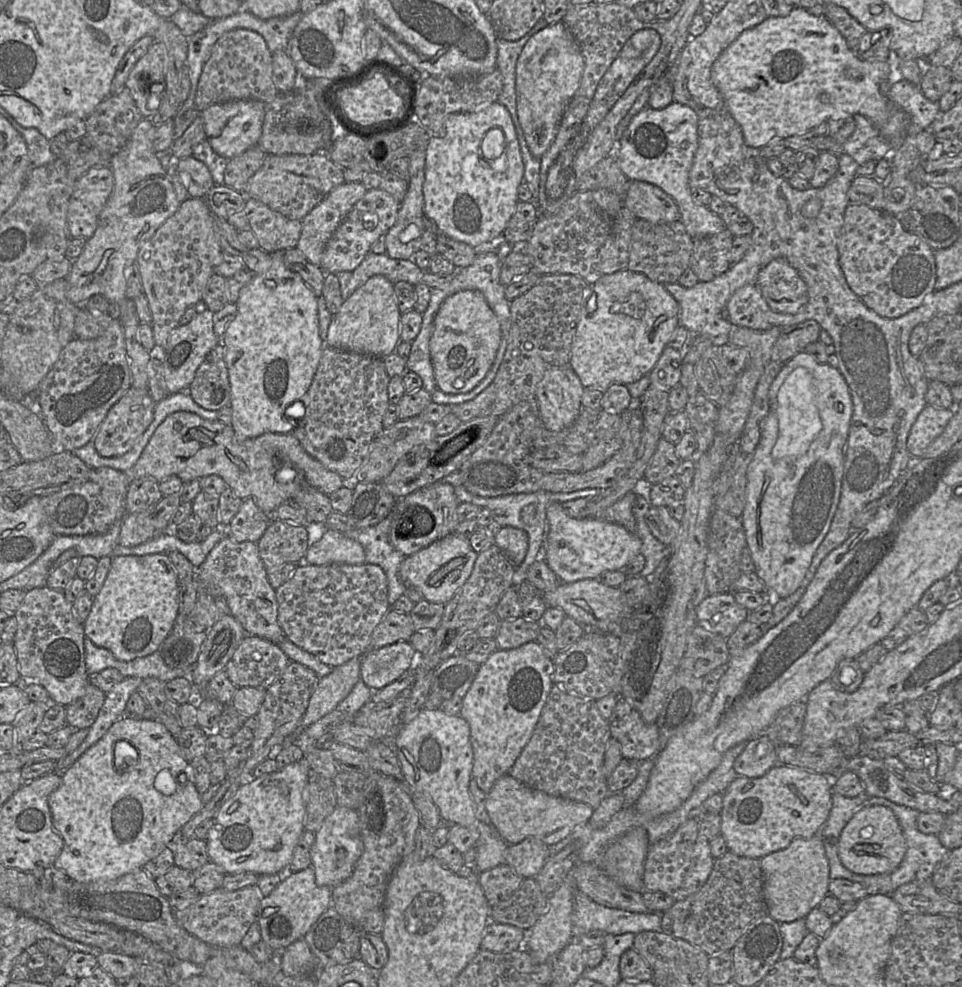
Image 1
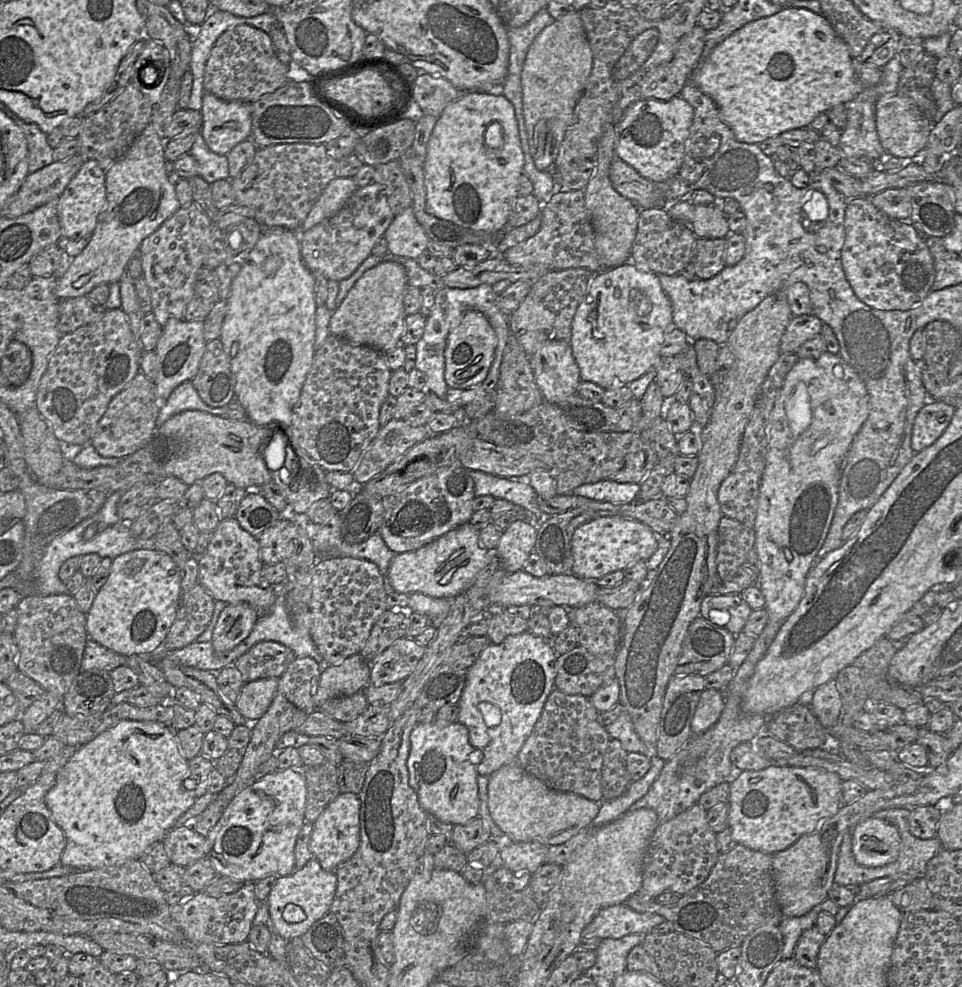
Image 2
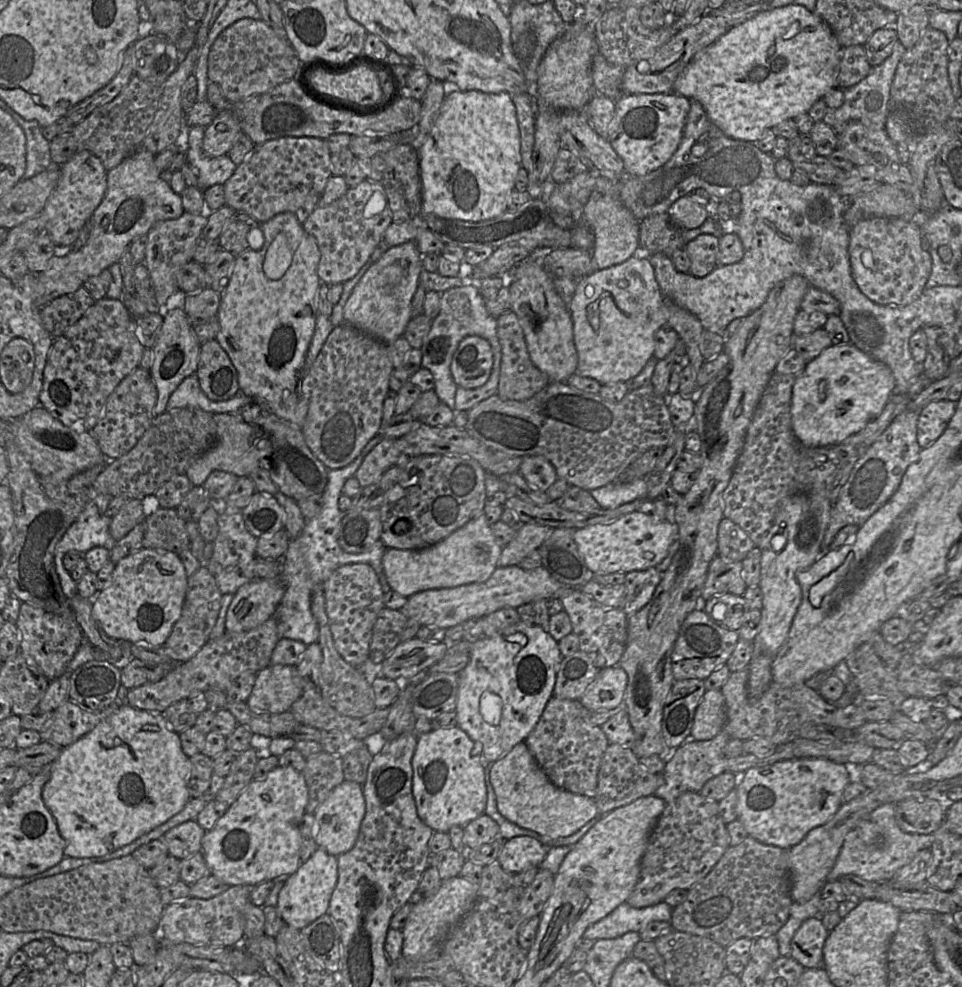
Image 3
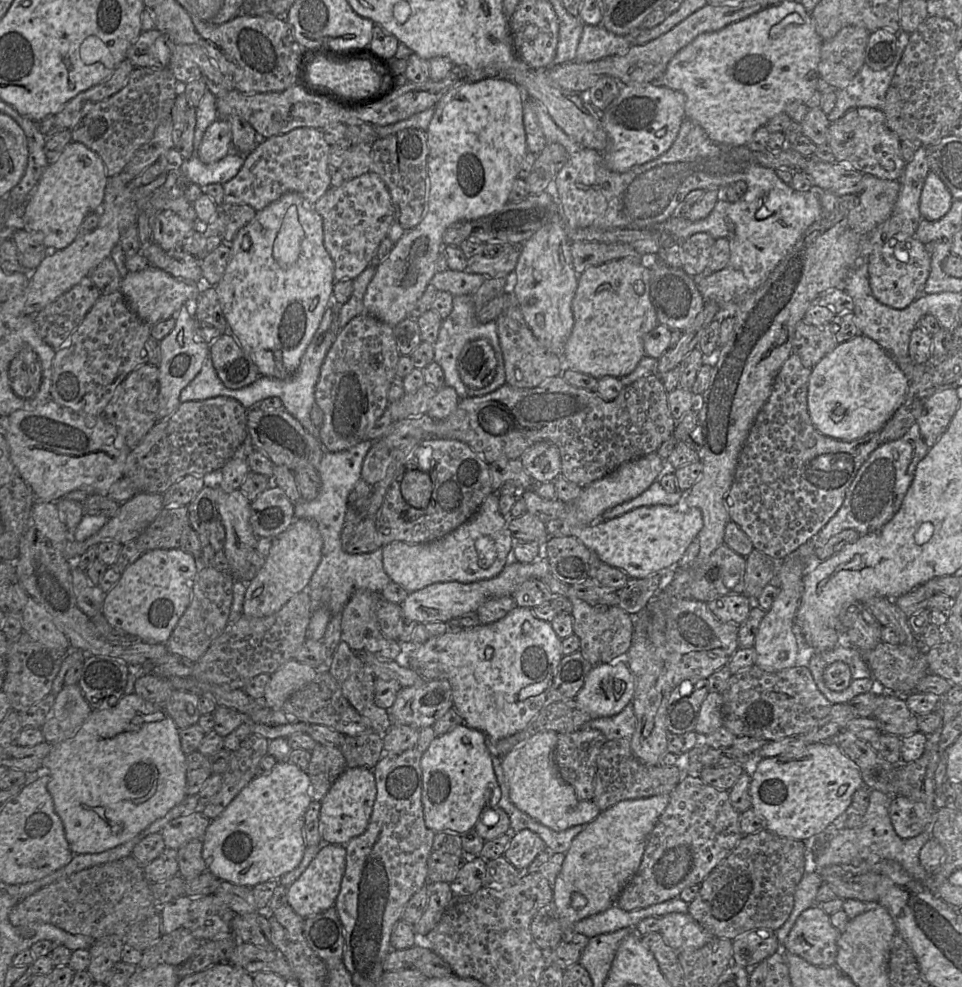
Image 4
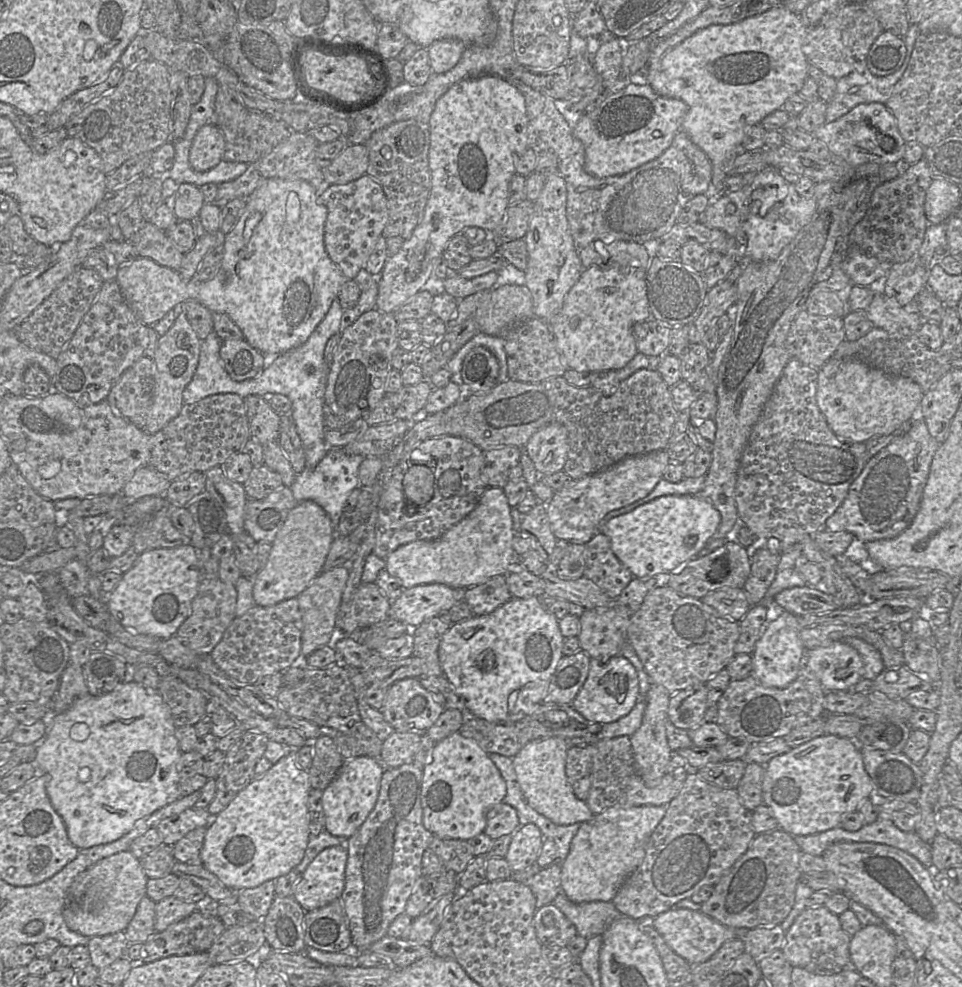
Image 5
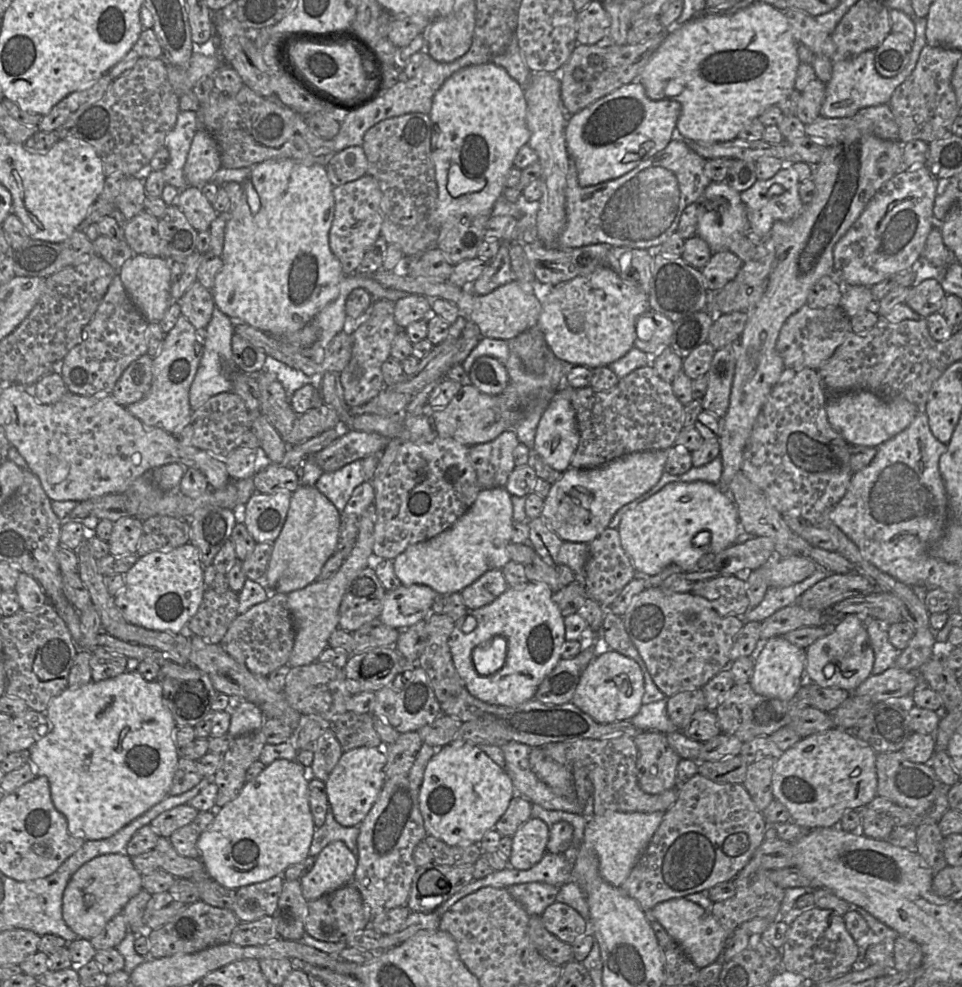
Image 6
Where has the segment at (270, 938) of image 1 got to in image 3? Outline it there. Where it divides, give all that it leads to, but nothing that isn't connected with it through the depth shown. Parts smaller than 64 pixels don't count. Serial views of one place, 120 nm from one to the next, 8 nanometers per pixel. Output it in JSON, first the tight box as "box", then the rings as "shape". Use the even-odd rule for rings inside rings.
{"box":[277,847,338,930],"shape":[[[319,847],[300,864],[296,872],[289,875],[279,892],[277,909],[284,922],[298,930],[328,913],[332,893],[338,880],[338,857]]]}

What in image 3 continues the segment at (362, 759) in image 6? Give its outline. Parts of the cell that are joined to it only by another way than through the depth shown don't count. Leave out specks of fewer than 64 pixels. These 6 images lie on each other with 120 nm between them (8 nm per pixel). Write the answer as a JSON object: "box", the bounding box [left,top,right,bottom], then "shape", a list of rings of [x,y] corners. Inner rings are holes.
{"box":[314,780,366,856],"shape":[[[344,780],[337,785],[314,812],[315,841],[329,854],[339,856],[351,850],[356,844],[360,827],[366,813],[363,785]]]}

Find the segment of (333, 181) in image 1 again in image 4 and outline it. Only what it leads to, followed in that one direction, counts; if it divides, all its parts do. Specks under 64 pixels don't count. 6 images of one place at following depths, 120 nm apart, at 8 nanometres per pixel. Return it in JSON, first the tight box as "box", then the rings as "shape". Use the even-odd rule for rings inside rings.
{"box":[222,127,330,212],"shape":[[[307,127],[261,141],[246,155],[237,175],[223,184],[222,205],[246,204],[257,212],[283,194],[296,192],[313,206],[330,187],[329,149],[321,130]]]}

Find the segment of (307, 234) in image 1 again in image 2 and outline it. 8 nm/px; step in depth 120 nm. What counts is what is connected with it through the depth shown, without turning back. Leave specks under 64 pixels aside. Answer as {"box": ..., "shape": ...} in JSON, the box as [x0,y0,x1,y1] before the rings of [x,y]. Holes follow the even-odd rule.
{"box":[299,177,357,231],"shape":[[[336,177],[331,180],[312,206],[299,231],[306,231],[335,215],[357,188],[353,178]]]}

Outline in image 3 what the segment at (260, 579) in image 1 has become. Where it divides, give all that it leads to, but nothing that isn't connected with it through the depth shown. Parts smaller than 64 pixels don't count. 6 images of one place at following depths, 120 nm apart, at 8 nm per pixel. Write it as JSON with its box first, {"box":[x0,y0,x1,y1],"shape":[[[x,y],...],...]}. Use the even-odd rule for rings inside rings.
{"box":[206,504,257,595],"shape":[[[223,504],[217,505],[219,507],[217,518],[218,532],[213,541],[212,557],[206,564],[206,567],[214,576],[222,595],[234,595],[242,585],[254,579],[252,563],[256,557],[257,538],[246,528],[241,513],[242,509],[223,507]]]}

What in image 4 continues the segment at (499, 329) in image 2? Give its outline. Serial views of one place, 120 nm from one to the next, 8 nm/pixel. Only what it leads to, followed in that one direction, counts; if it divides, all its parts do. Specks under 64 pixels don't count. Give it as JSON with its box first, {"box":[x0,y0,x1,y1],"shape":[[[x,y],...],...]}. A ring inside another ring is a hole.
{"box":[433,295,506,399],"shape":[[[460,295],[453,297],[452,311],[449,316],[441,322],[438,338],[433,344],[433,351],[433,362],[437,363],[443,370],[445,386],[454,388],[459,399],[463,399],[465,397],[481,397],[506,384],[504,359],[499,343],[496,323],[495,321],[491,321],[485,324],[480,324],[477,321],[476,308],[474,306],[472,295]],[[478,339],[486,340],[493,348],[497,360],[496,375],[493,381],[486,387],[481,389],[468,389],[460,379],[457,370],[457,360],[464,345],[469,341]]]}

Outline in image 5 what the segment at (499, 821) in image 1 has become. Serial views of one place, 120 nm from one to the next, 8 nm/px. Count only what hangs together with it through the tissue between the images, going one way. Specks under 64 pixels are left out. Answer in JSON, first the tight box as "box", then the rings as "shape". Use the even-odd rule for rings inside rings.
{"box":[512,737,594,825],"shape":[[[562,737],[535,739],[528,742],[512,758],[518,783],[528,804],[558,825],[582,823],[594,816],[587,803],[576,797],[567,779],[568,749],[569,741]]]}

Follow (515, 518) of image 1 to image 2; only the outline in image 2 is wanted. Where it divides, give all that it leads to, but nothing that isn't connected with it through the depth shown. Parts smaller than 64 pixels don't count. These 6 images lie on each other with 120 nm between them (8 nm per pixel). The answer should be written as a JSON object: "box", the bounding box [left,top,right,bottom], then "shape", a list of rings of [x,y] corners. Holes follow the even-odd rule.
{"box":[469,469,639,527],"shape":[[[469,469],[475,488],[475,496],[493,496],[519,505],[539,519],[539,527],[552,515],[542,512],[538,505],[538,495],[526,481],[528,476],[504,478]],[[601,480],[595,483],[584,483],[573,489],[571,494],[602,502],[631,503],[636,501],[639,491],[638,483]]]}

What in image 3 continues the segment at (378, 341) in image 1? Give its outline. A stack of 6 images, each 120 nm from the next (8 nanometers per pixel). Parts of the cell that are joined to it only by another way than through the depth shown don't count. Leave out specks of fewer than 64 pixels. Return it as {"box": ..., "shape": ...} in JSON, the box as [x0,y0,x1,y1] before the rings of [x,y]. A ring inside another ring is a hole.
{"box":[343,241,422,344],"shape":[[[413,241],[389,247],[353,288],[343,309],[344,322],[385,344],[402,336],[412,318],[411,302],[419,286],[421,260],[422,255]]]}

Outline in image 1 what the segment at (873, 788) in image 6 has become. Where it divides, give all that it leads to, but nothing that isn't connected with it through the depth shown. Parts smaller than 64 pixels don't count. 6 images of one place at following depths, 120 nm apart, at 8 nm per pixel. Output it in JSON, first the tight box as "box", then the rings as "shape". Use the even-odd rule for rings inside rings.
{"box":[721,766,832,859],"shape":[[[774,766],[759,778],[738,776],[723,793],[721,831],[728,851],[742,857],[761,859],[788,847],[793,840],[810,839],[822,828],[832,807],[832,779],[798,766]]]}

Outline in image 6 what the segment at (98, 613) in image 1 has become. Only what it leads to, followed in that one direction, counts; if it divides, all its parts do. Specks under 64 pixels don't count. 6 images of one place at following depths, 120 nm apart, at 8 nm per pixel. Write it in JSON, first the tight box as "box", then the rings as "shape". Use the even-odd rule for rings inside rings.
{"box":[114,542,206,633],"shape":[[[188,542],[166,551],[138,557],[124,574],[124,586],[114,602],[125,620],[149,630],[180,633],[197,612],[206,586],[199,550]]]}

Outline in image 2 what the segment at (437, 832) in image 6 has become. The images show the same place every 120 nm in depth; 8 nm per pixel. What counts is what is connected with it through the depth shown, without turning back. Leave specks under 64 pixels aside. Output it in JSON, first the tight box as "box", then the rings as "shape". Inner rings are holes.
{"box":[407,721,479,825],"shape":[[[459,721],[445,727],[419,722],[412,730],[407,760],[409,784],[427,814],[453,825],[465,825],[479,816],[479,774],[477,765],[470,758],[474,750],[468,728]]]}

